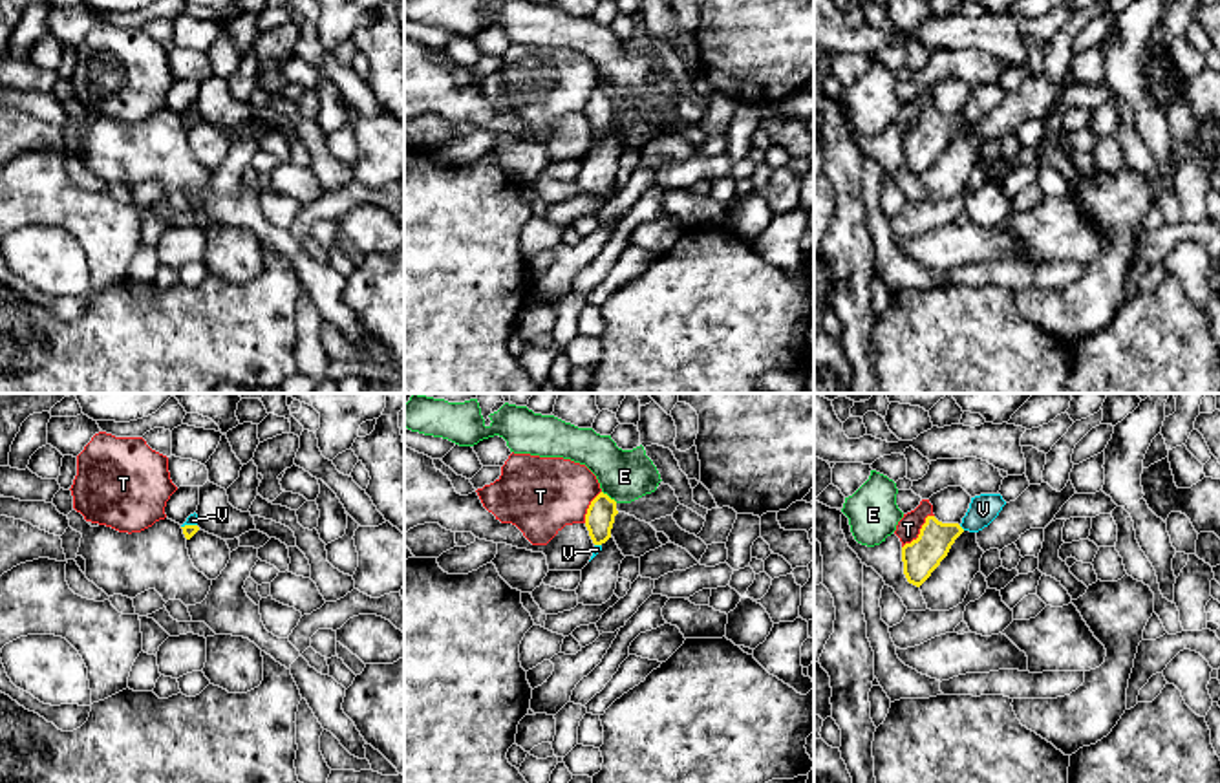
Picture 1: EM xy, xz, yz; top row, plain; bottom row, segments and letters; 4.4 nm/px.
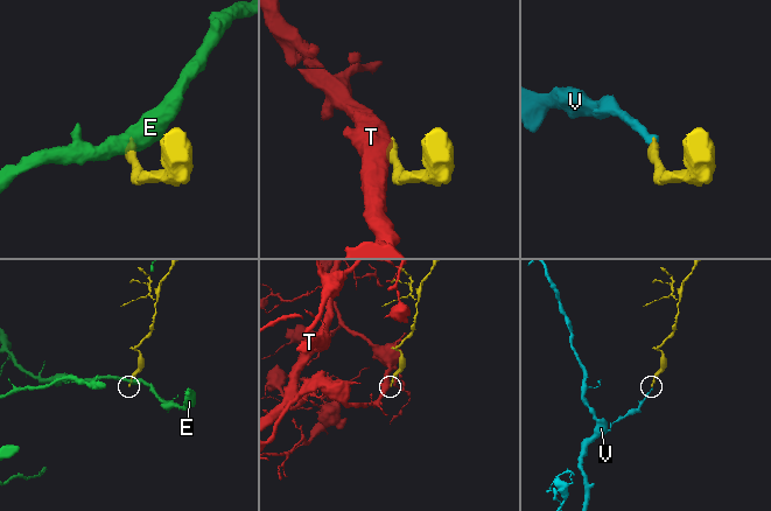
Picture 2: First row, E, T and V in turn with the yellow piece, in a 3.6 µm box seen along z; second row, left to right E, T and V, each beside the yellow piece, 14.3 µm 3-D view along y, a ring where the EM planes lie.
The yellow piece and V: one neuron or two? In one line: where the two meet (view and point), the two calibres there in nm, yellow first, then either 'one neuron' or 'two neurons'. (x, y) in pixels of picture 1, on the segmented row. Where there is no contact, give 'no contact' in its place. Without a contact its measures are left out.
yz (961, 527) | 160/130 nm | one neuron

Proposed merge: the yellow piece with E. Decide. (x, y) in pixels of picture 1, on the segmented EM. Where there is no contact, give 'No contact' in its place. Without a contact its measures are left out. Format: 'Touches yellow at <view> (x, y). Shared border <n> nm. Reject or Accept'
Touches yellow at xz (608, 496). Shared border 90 nm. Reject

